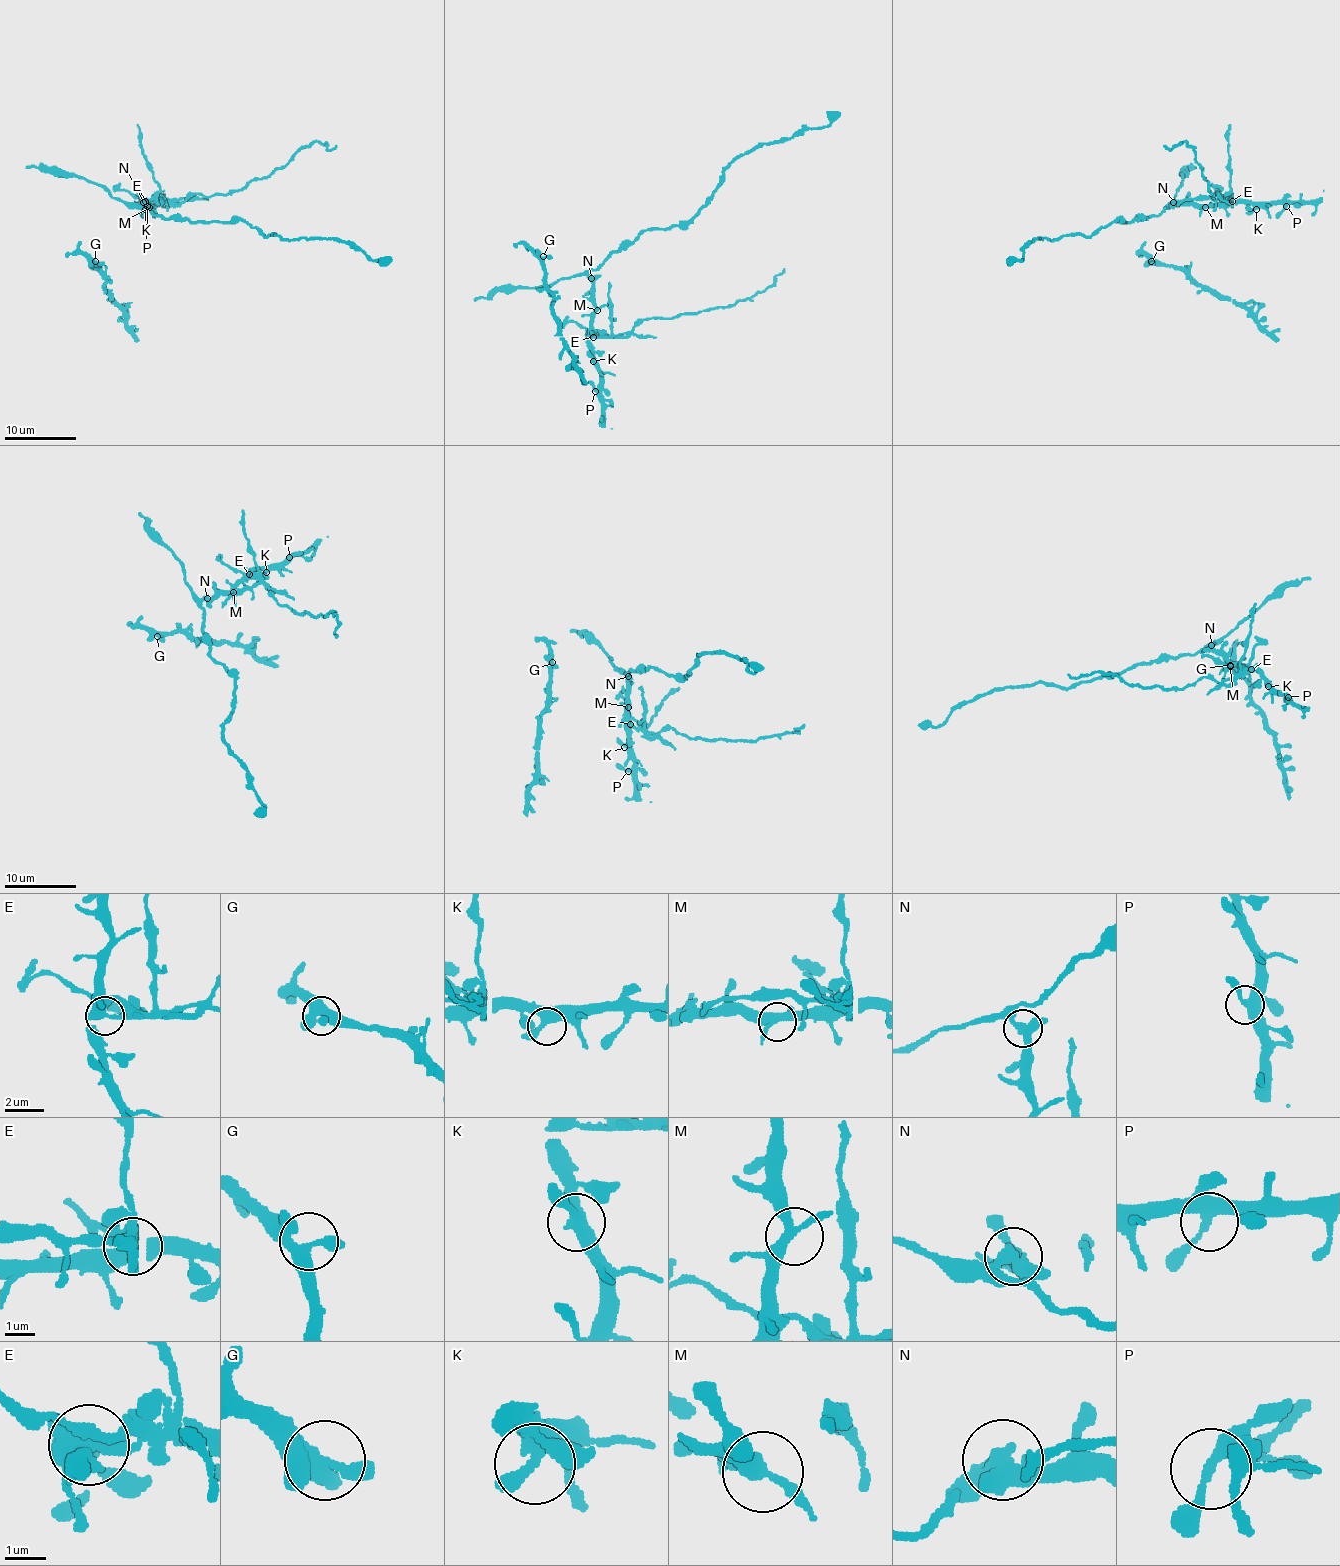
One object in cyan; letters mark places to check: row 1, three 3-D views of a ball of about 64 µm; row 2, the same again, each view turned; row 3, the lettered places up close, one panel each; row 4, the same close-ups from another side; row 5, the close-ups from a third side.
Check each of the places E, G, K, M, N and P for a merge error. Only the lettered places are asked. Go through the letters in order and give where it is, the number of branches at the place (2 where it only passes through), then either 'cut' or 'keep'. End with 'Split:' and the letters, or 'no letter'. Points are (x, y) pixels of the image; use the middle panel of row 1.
E: (593, 337) | 3 | cut
G: (543, 256) | 3 | keep
K: (593, 361) | 3 | keep
M: (597, 310) | 3 | keep
N: (591, 278) | 3 | cut
P: (595, 391) | 3 | keep
Split: E, N

